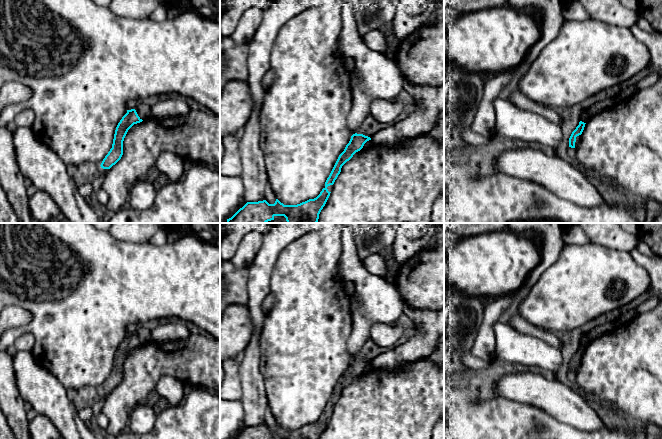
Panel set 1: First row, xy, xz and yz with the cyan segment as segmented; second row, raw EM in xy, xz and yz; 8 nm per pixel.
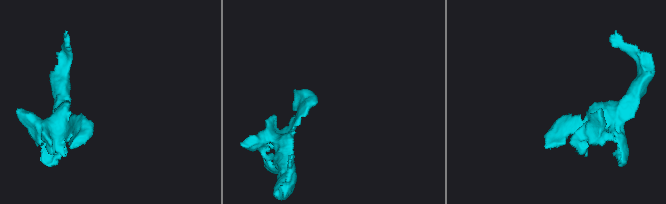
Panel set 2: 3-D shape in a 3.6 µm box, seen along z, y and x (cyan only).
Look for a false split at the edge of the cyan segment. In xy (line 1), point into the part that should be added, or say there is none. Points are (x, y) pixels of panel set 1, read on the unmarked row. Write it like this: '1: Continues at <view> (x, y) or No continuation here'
1: No continuation here

